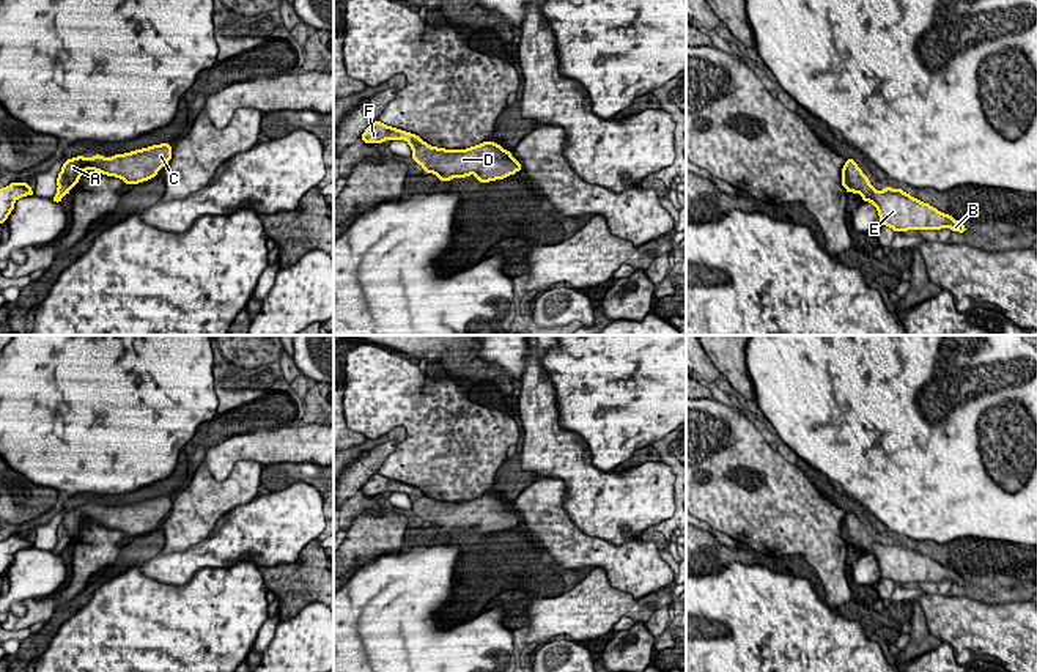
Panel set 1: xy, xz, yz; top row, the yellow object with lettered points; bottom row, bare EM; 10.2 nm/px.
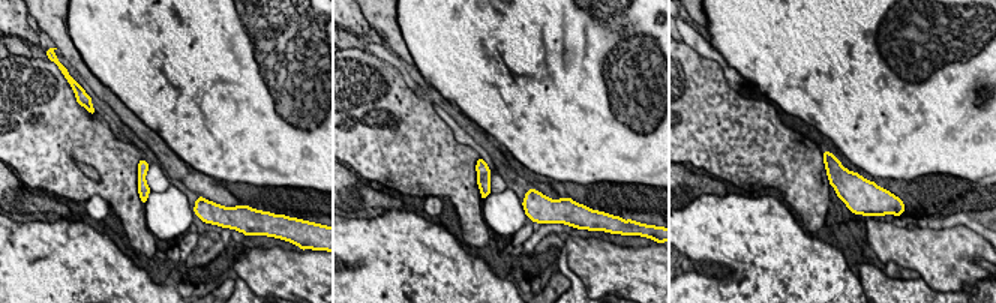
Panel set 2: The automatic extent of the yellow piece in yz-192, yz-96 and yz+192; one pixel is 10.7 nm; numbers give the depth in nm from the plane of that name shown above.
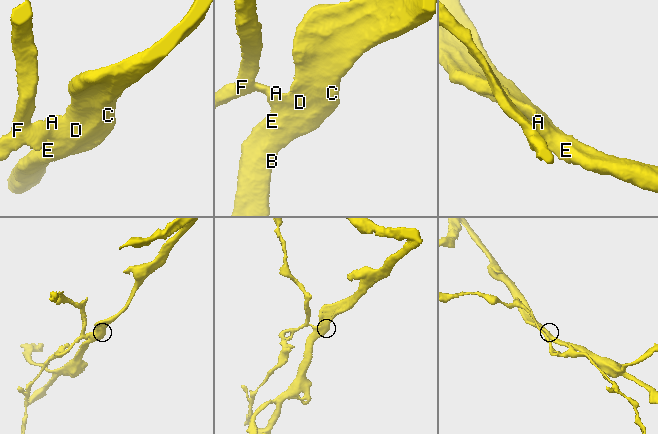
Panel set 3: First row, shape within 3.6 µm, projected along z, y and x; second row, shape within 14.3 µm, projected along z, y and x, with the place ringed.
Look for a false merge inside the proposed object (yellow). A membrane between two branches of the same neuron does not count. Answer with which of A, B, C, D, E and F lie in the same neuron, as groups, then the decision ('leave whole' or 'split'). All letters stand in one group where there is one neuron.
A B C D E / F; split

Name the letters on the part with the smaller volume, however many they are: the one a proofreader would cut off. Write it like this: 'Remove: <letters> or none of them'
Remove: F

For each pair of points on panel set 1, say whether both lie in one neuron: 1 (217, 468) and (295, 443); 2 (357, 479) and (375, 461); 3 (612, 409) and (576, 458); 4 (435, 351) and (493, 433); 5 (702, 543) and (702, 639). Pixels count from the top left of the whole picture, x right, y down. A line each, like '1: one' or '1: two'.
1: one
2: one
3: two
4: two
5: two

